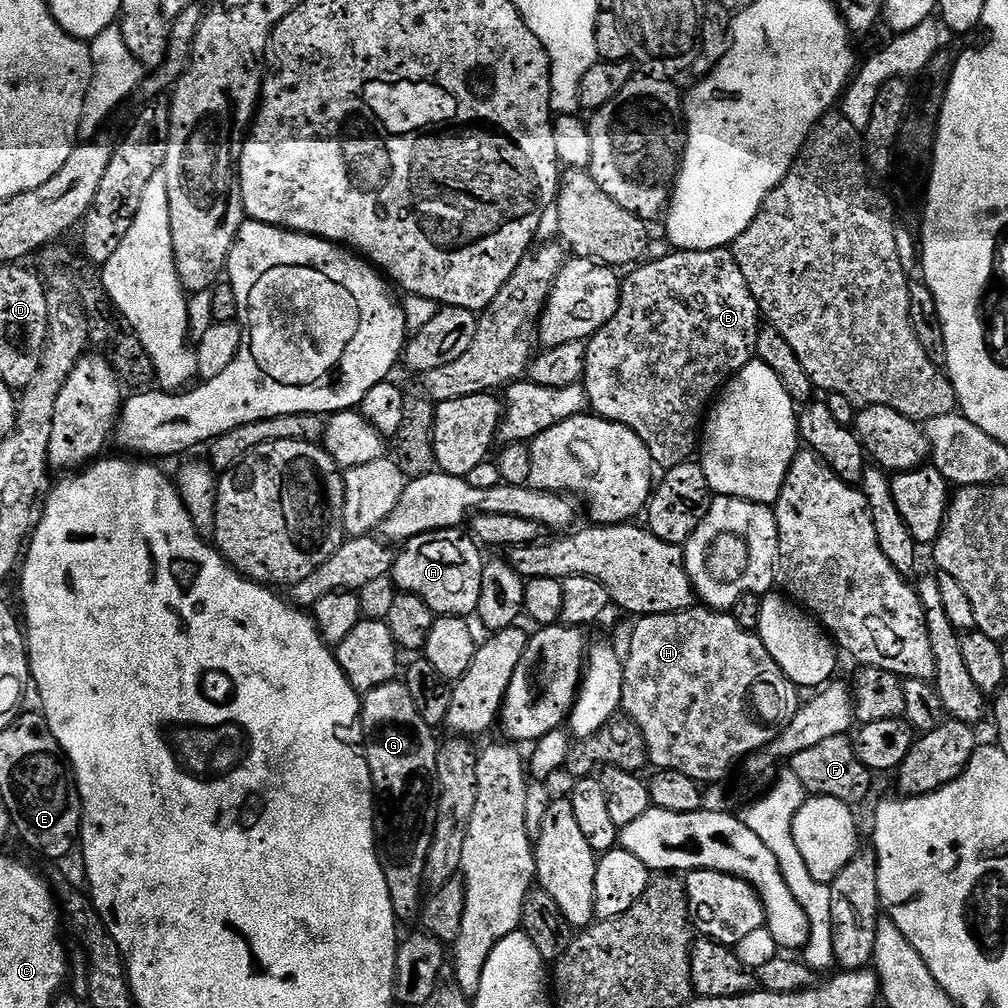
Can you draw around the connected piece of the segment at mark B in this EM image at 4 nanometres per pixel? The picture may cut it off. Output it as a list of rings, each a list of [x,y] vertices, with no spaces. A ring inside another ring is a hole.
[[[715,248],[701,252],[672,250],[669,253],[669,256],[664,256],[661,260],[649,259],[647,262],[633,267],[627,273],[629,276],[623,277],[620,286],[620,301],[614,318],[610,318],[606,322],[606,326],[598,329],[587,341],[586,370],[582,381],[591,411],[595,415],[601,416],[603,420],[613,420],[615,424],[621,424],[634,430],[634,434],[638,434],[638,438],[642,438],[642,442],[648,447],[653,465],[660,467],[661,464],[661,469],[664,470],[689,463],[693,459],[698,448],[698,441],[702,436],[702,425],[706,419],[706,413],[709,411],[714,397],[725,387],[729,378],[741,372],[754,359],[756,336],[762,327],[762,313],[758,302],[754,298],[746,278],[742,278],[742,270],[731,250],[728,248]]]

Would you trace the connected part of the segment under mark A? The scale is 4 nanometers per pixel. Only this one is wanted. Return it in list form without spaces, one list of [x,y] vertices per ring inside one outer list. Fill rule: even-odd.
[[[460,528],[434,530],[415,536],[397,551],[391,578],[400,592],[422,598],[437,617],[468,618],[475,613],[482,594],[482,570],[486,563],[483,554],[481,545],[467,531]]]

